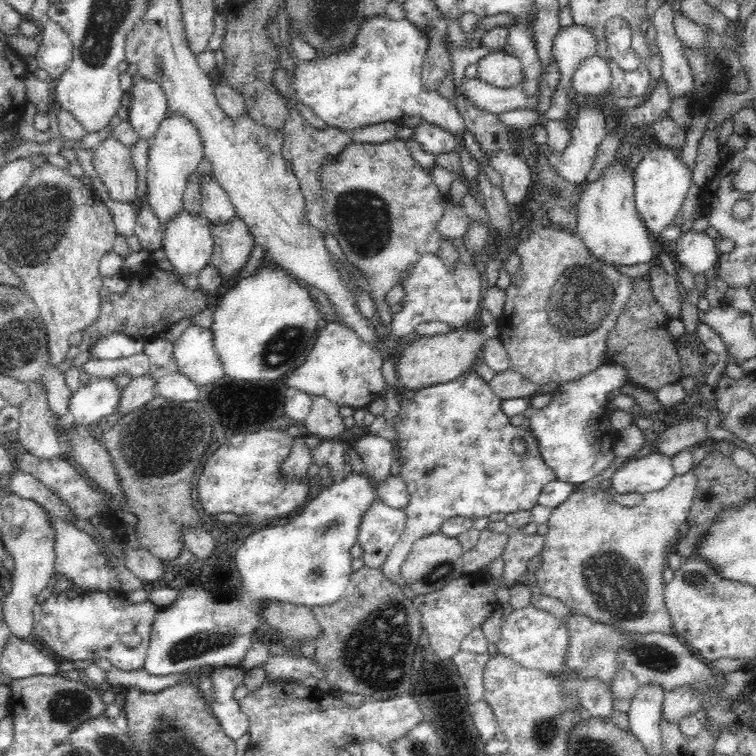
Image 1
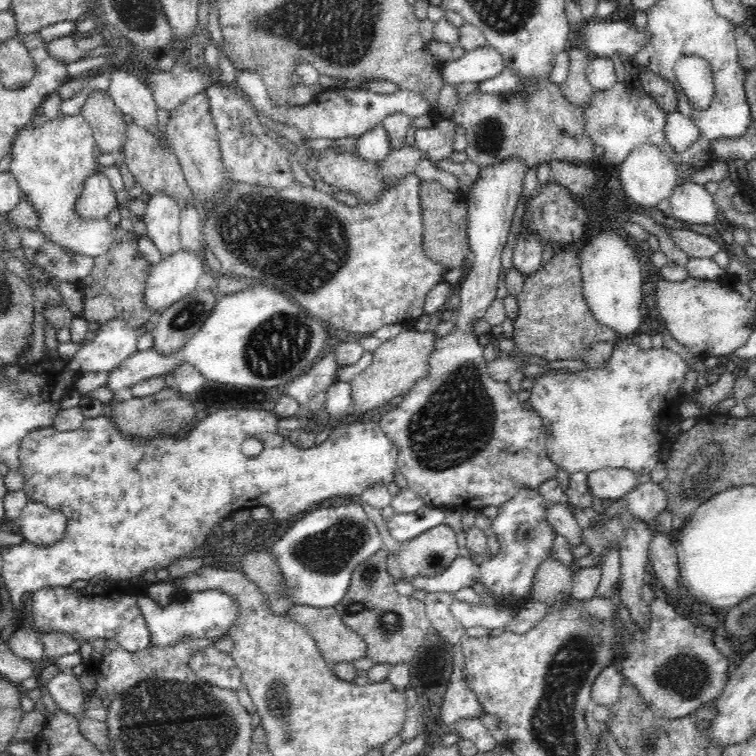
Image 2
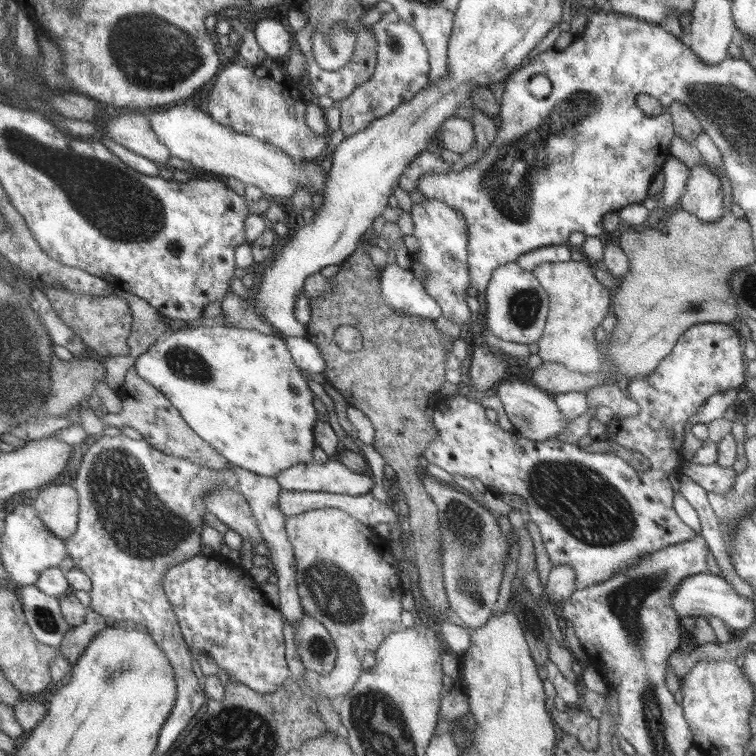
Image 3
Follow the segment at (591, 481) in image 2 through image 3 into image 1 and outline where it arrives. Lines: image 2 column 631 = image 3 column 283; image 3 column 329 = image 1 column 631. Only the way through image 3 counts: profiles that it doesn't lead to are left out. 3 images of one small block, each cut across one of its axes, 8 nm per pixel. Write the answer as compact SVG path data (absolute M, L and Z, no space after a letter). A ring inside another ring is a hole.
M653 452L640 459L632 458L615 471L610 491L645 495L662 490L676 475L672 468L672 456Z

